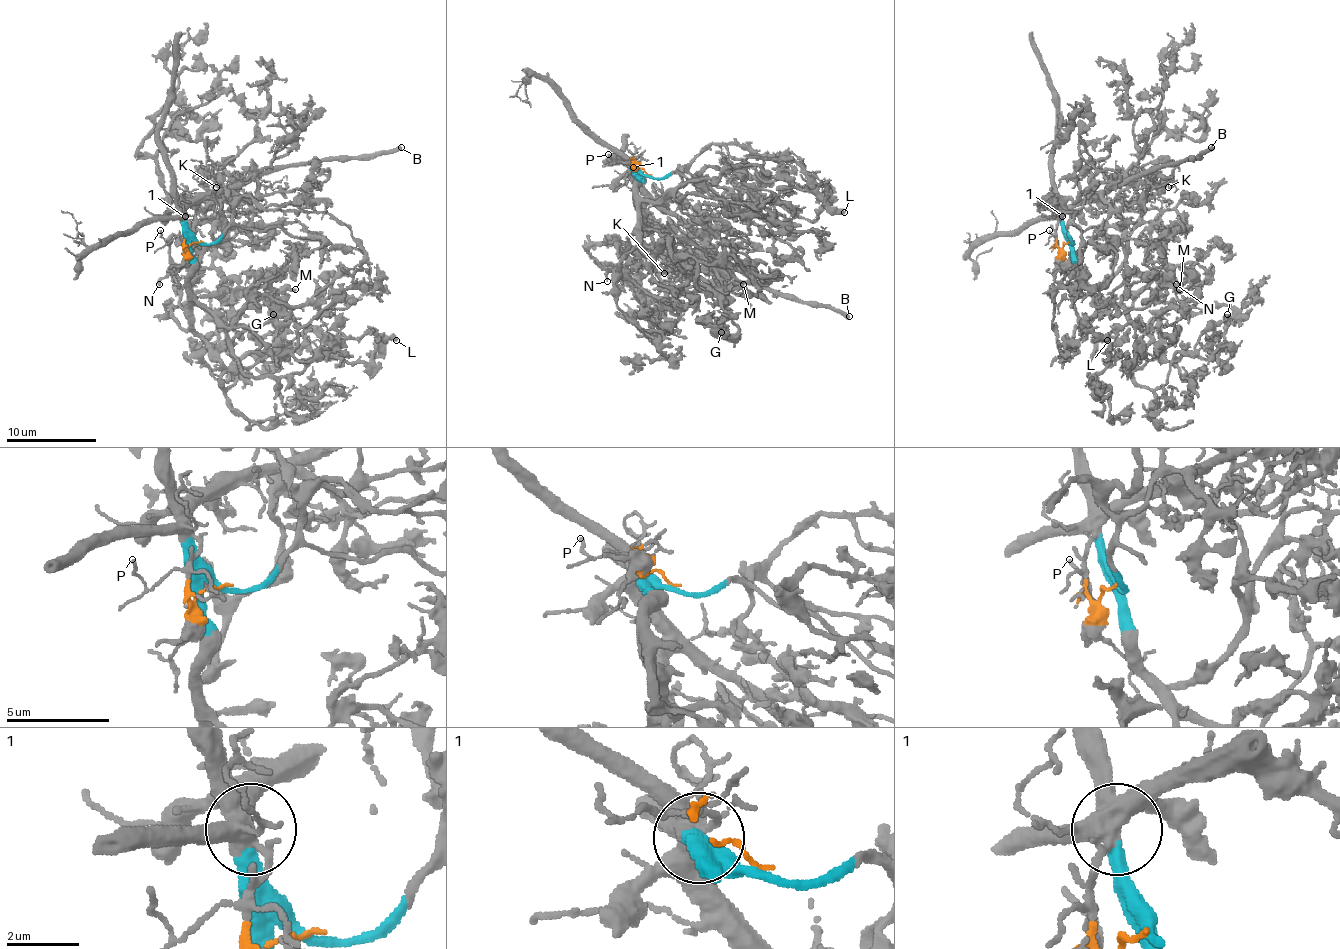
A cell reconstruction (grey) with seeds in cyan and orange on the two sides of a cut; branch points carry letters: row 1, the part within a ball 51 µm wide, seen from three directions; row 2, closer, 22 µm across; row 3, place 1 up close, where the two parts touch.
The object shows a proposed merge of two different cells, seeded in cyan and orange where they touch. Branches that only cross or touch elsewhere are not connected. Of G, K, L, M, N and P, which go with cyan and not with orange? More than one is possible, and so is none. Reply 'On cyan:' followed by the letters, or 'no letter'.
On cyan: G, L, M, N

